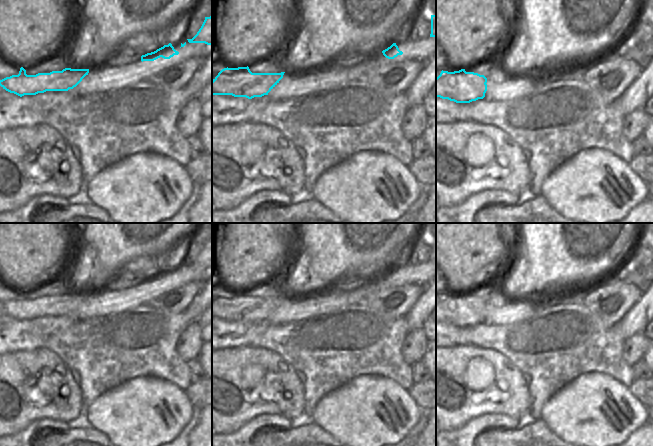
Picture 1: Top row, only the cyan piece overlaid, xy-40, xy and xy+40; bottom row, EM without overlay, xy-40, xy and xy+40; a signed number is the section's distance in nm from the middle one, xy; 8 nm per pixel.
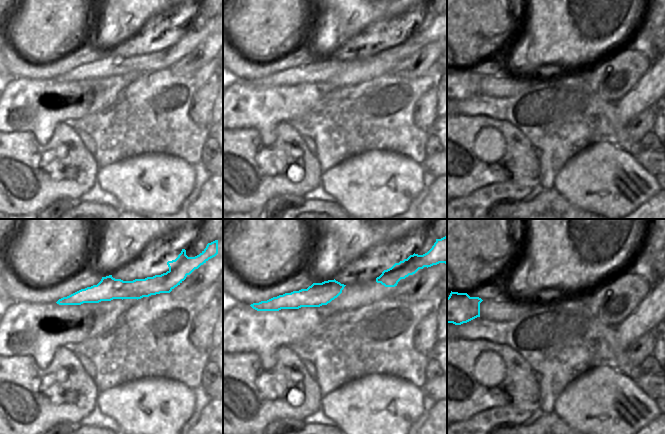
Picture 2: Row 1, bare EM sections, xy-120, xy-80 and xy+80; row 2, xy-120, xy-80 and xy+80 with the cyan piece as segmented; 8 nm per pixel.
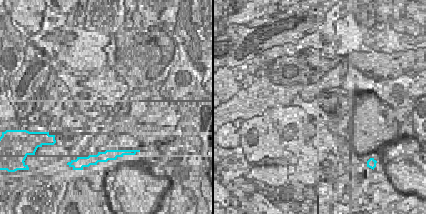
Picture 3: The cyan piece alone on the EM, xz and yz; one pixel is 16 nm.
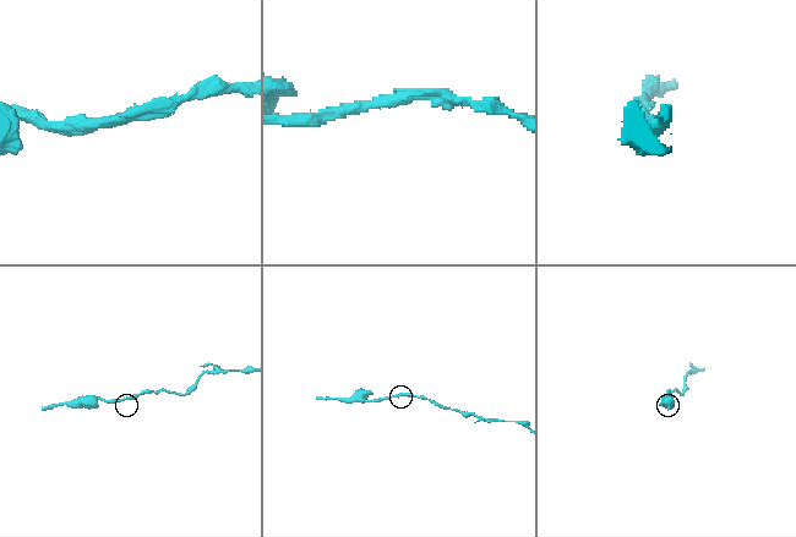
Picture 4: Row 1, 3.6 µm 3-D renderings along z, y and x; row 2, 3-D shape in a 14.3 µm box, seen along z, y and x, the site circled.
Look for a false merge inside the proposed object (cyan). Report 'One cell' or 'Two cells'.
One cell.

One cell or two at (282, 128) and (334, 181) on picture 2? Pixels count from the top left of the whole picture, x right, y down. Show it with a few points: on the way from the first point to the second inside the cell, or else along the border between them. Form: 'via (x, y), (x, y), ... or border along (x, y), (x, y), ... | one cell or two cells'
border along (323, 172), (320, 179) | two cells

